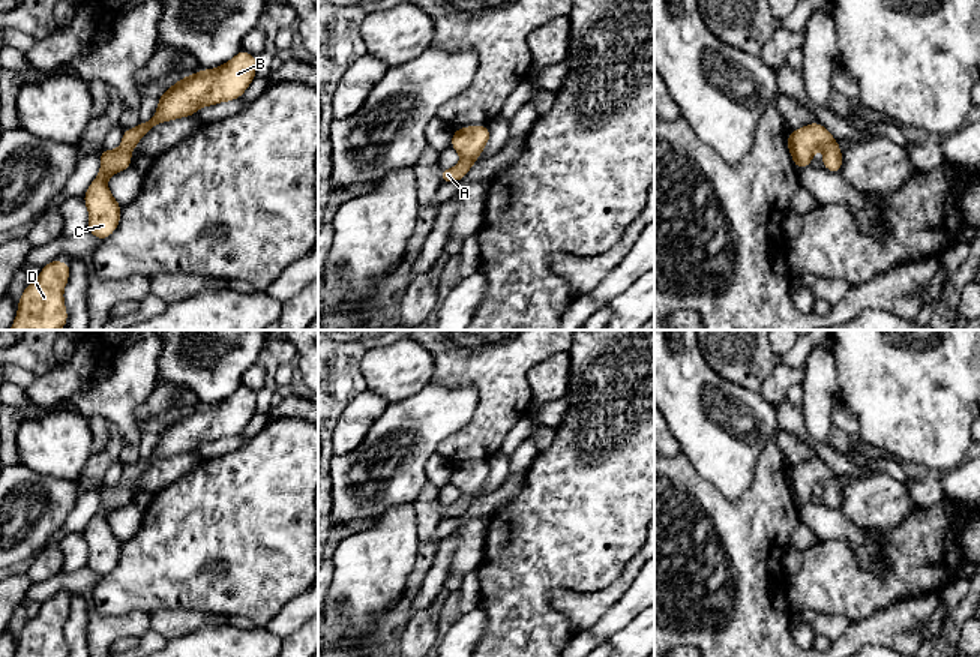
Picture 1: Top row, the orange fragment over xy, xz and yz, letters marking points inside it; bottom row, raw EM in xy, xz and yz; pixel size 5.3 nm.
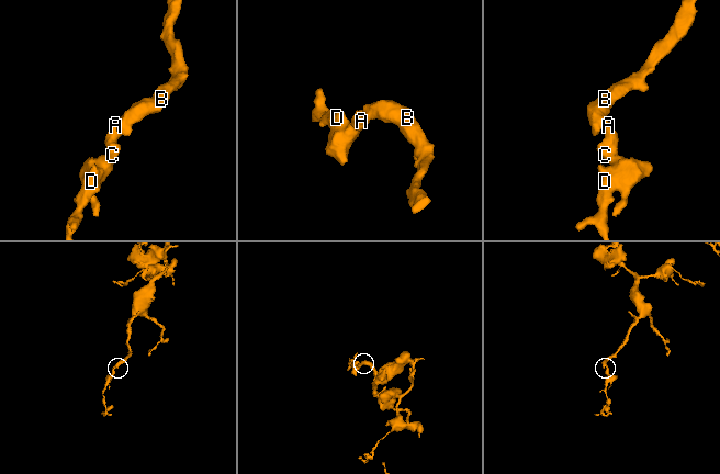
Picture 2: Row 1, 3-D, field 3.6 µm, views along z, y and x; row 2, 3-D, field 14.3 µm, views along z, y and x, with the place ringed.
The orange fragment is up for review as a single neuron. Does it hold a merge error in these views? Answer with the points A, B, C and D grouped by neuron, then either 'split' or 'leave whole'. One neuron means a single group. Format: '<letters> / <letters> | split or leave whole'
A B C D | leave whole

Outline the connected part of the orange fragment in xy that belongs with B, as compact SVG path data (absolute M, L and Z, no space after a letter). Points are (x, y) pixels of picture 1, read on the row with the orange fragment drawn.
M240 50L230 62L219 68L186 75L161 93L159 105L150 120L123 130L122 146L117 150L101 148L101 171L83 196L90 214L87 231L104 242L117 230L122 206L111 195L107 180L113 174L132 166L129 154L150 129L168 120L192 117L203 106L242 98L257 78L255 70L257 57Z

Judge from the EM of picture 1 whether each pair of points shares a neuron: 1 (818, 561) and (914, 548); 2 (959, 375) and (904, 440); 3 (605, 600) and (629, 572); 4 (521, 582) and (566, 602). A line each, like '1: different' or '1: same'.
1: same
2: same
3: same
4: different

